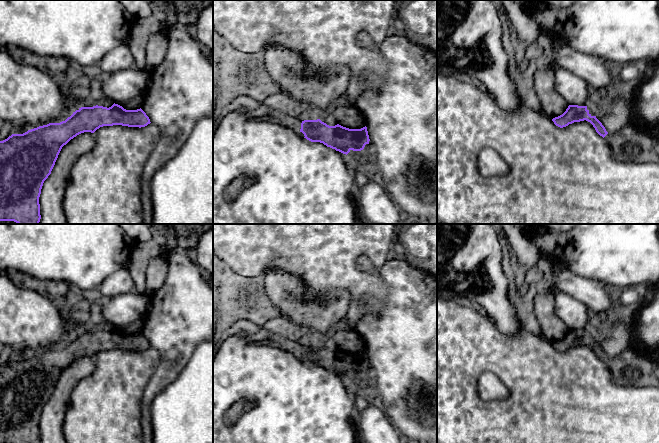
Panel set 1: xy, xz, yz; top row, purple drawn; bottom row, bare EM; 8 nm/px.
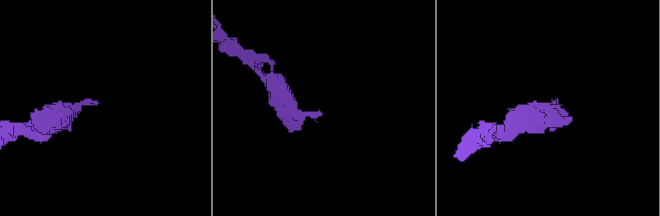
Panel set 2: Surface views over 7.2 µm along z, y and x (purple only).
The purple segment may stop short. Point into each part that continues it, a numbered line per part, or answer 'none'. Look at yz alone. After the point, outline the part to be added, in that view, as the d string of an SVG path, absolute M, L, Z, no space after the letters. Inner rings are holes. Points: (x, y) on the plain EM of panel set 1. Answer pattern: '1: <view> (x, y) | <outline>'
1: yz (634, 367) | M633 348L615 358L607 358L605 365L611 372L612 381L621 386L659 386L656 360L645 351Z

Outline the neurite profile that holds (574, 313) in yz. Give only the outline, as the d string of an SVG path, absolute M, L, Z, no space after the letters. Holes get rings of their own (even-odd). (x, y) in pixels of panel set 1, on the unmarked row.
M556 290L554 311L568 329L587 330L589 328L588 307L567 293Z

